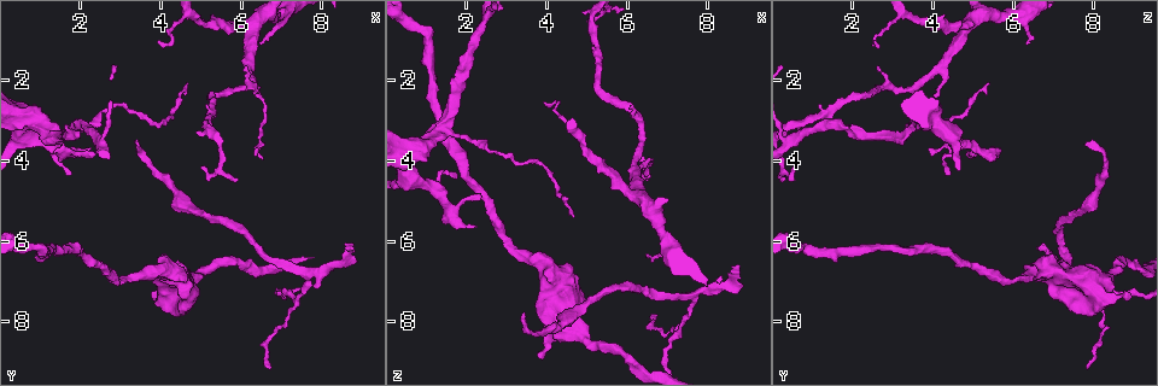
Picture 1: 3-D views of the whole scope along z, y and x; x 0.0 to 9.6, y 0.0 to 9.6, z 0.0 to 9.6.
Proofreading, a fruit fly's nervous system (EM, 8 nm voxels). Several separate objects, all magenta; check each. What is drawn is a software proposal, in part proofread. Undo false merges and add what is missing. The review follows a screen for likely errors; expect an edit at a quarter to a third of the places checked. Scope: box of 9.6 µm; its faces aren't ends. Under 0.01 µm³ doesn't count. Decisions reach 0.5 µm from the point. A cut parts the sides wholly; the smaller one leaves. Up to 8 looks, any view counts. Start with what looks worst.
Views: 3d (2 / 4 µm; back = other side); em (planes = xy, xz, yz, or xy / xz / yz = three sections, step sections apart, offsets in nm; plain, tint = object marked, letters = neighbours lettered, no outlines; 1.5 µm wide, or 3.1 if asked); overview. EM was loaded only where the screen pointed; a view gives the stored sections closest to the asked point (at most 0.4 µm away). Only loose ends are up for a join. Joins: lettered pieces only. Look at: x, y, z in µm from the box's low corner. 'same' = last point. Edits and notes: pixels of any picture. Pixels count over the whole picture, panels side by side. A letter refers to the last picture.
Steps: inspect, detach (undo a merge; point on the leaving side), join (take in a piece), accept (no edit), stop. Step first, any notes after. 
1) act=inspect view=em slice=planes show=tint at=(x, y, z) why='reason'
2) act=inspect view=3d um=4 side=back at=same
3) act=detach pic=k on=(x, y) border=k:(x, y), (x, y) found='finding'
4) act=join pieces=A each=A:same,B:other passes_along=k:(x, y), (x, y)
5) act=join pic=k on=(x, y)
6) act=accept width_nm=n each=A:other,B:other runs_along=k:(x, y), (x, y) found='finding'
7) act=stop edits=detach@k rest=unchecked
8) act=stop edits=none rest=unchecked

act=inspect view=3d um=2 at=(1.25, 3.20, 3.40) why='abrupt turn'

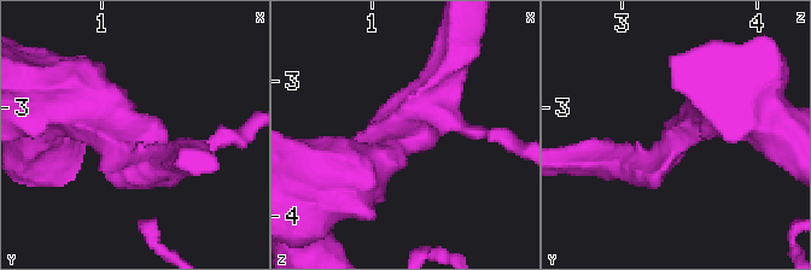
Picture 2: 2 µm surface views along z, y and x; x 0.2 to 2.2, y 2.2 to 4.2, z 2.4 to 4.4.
act=inspect view=em slice=planes show=plain at=(1.22, 3.18, 3.44) arms=3

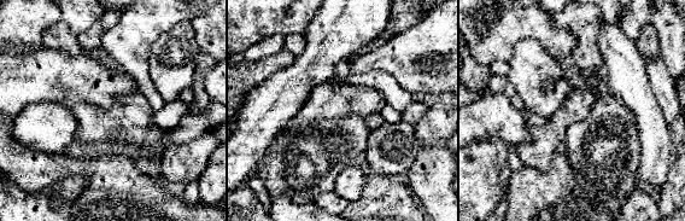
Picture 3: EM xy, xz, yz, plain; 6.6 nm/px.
act=inspect view=em slice=planes show=letters at=same why='see the neighbours'

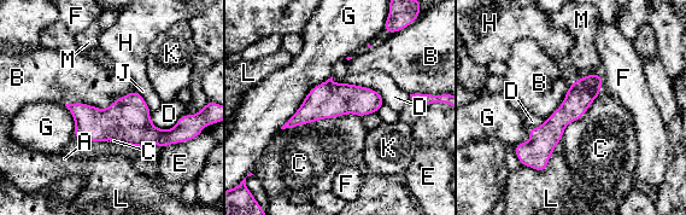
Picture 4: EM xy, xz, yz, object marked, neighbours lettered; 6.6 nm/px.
act=accept each=A:other,B:other,C:other,D:other,E:other,F:other,G:other,H:other,J:other,K:other,L:other,M:other runs_along=4:(597, 76), (525, 162) found='continuous, no second cell'

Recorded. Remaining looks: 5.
act=inspect view=em slice=planes show=letters at=(3.80, 7.30, 8.85) why='an open end'

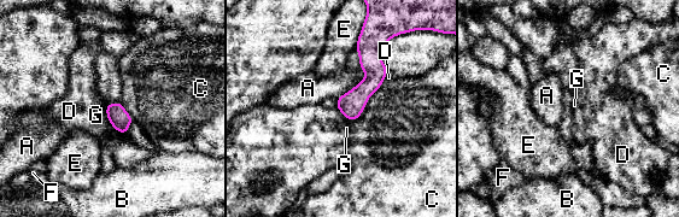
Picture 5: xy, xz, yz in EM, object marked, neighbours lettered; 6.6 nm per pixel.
act=accept each=A:other,B:other,C:other,D:other,E:other,F:other,G:other found='none of them fits'

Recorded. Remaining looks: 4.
act=inspect view=em slice=xy step=4 show=letters at=(6.25, 0.70, 4.75) why='a fork'

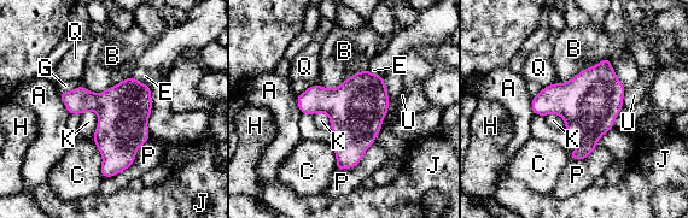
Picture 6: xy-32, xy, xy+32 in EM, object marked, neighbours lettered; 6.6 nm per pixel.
act=accept width_nm=360 each=A:other,B:other,C:other,E:other,G:other,H:other,J:other,K:other,P:other,Q:other,U:other found='continuous, no second cell'

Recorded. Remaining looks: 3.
act=stop edits=none rest=unchecked

